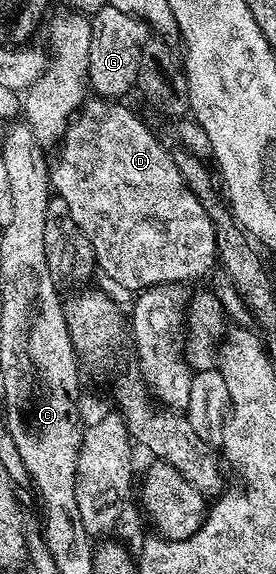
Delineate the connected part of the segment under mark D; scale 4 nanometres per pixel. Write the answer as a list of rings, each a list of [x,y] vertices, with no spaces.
[[[98,96],[90,97],[84,101],[82,109],[67,126],[63,136],[60,147],[62,149],[61,157],[58,158],[56,166],[54,163],[51,170],[52,189],[58,197],[63,198],[69,205],[69,212],[72,213],[73,220],[76,221],[78,228],[85,233],[85,236],[93,245],[98,269],[121,284],[128,292],[138,292],[153,285],[187,284],[187,281],[197,280],[209,273],[212,266],[214,268],[217,262],[216,232],[215,226],[212,224],[210,211],[206,210],[203,202],[193,195],[192,189],[189,188],[184,177],[181,176],[180,169],[177,168],[174,155],[169,150],[167,152],[148,126],[123,104],[125,103],[102,99]]]

